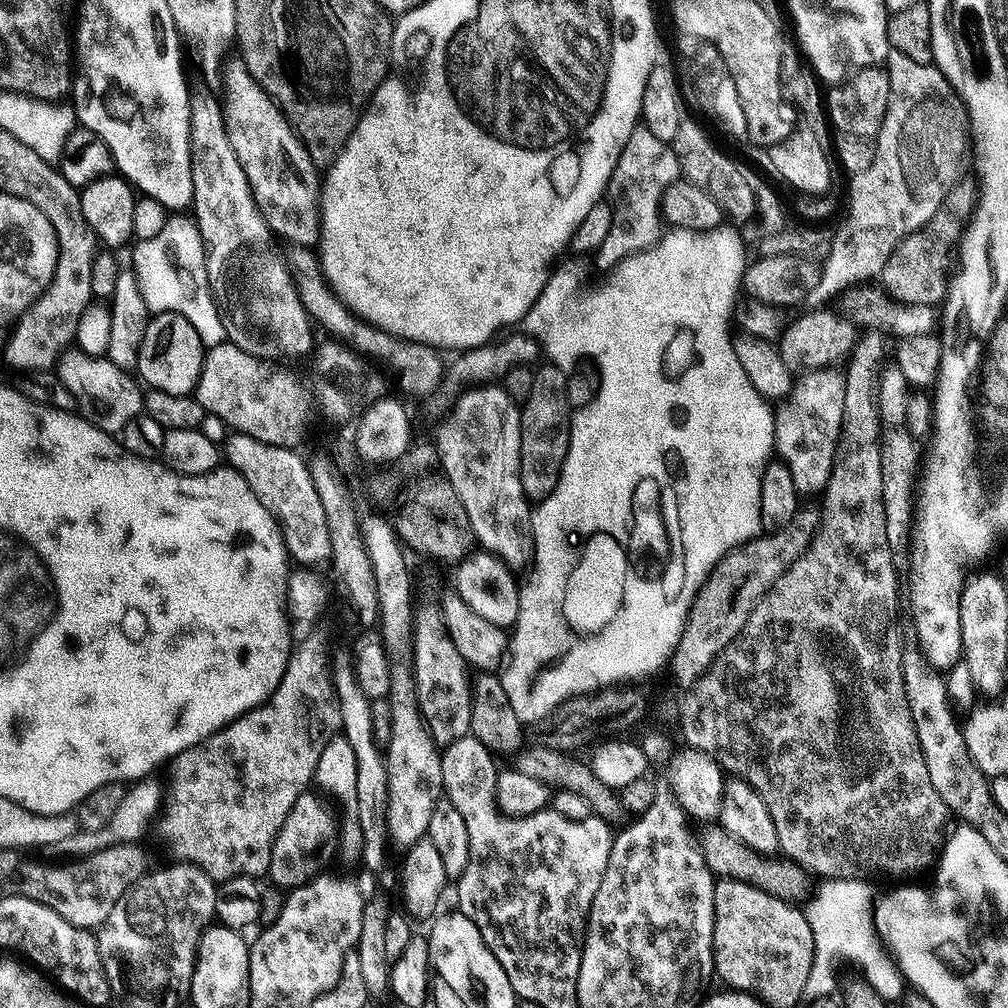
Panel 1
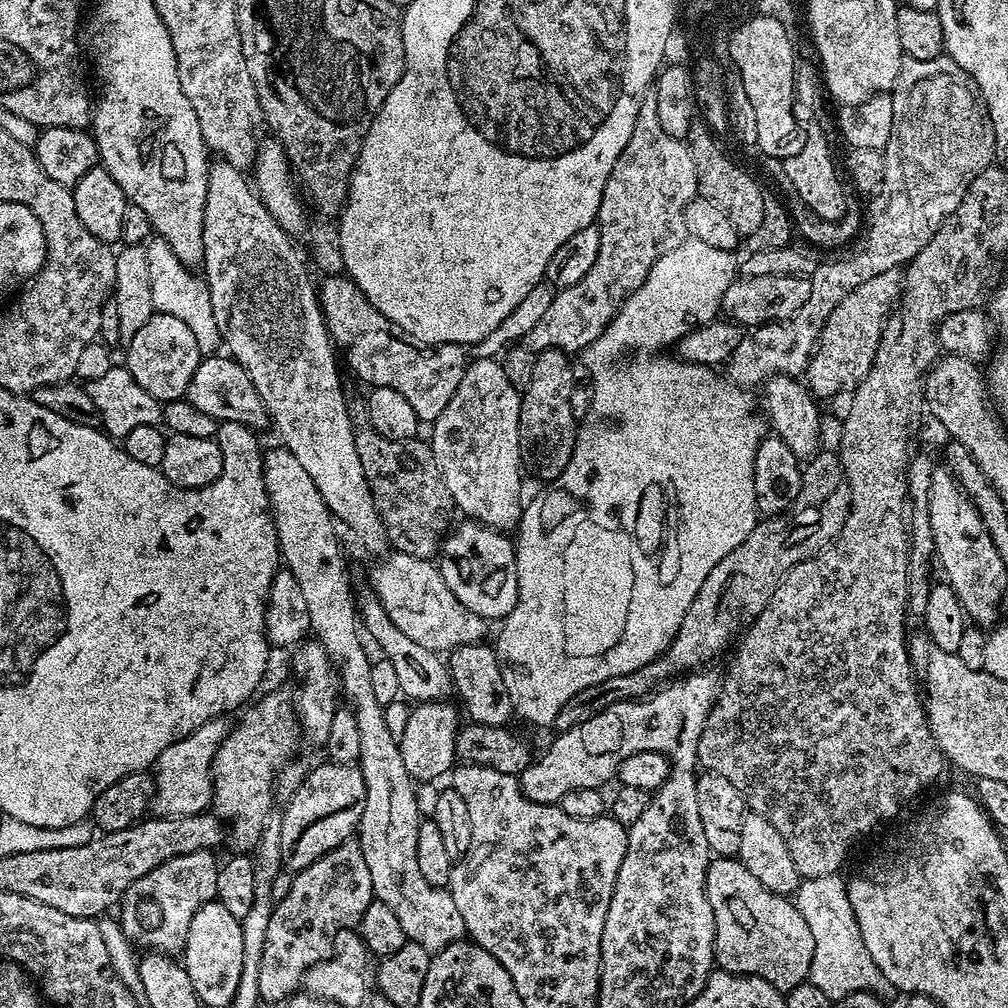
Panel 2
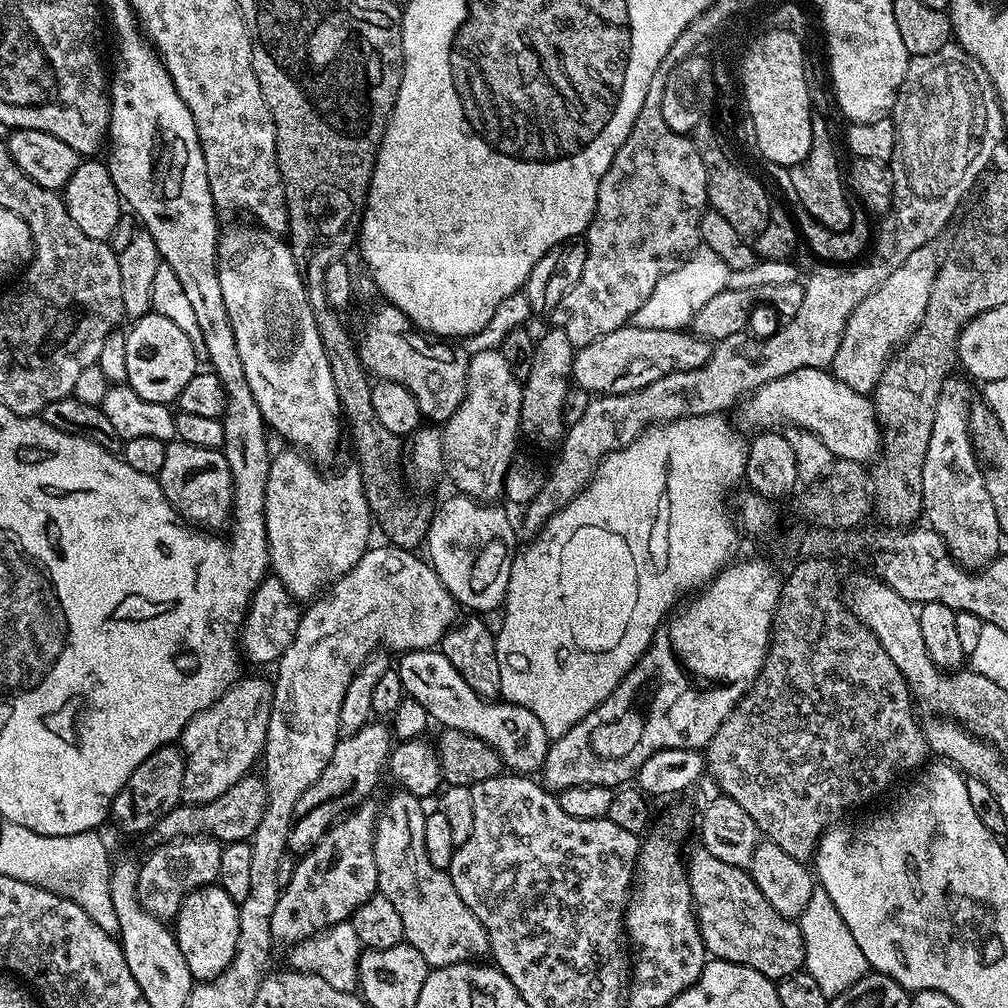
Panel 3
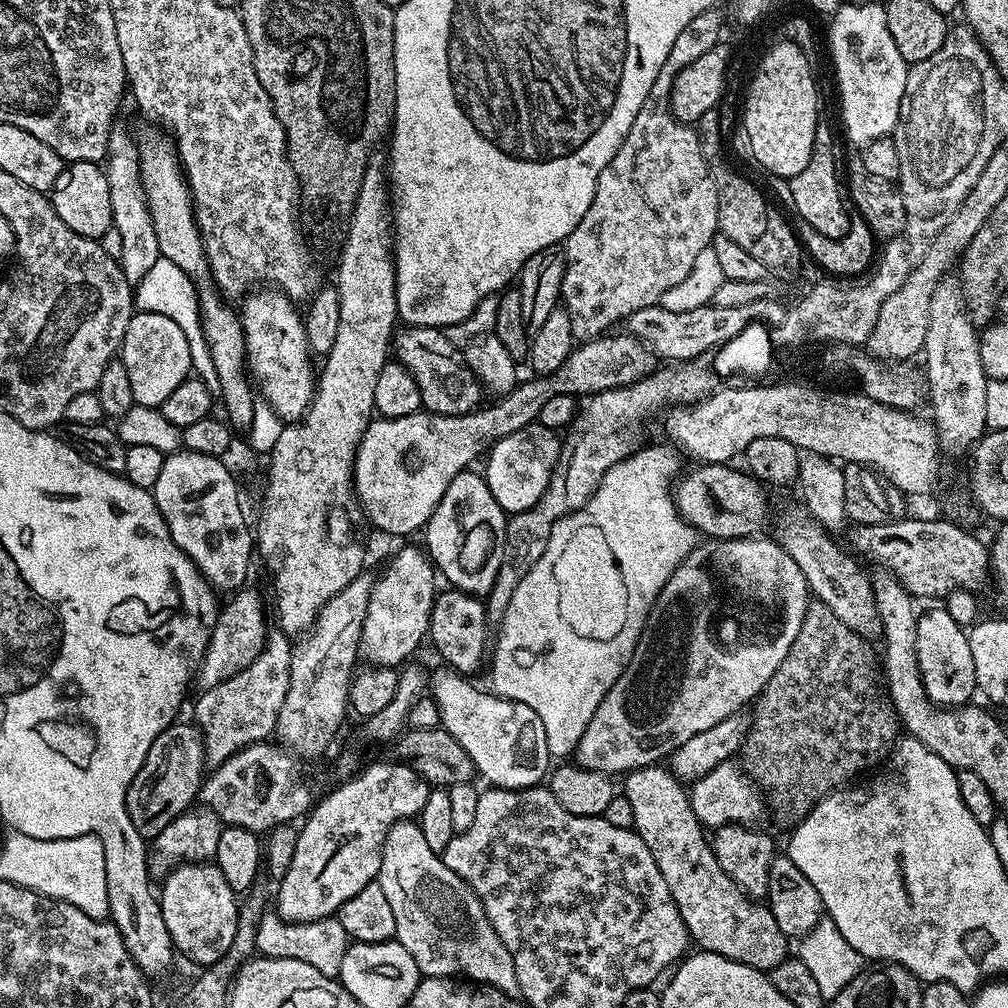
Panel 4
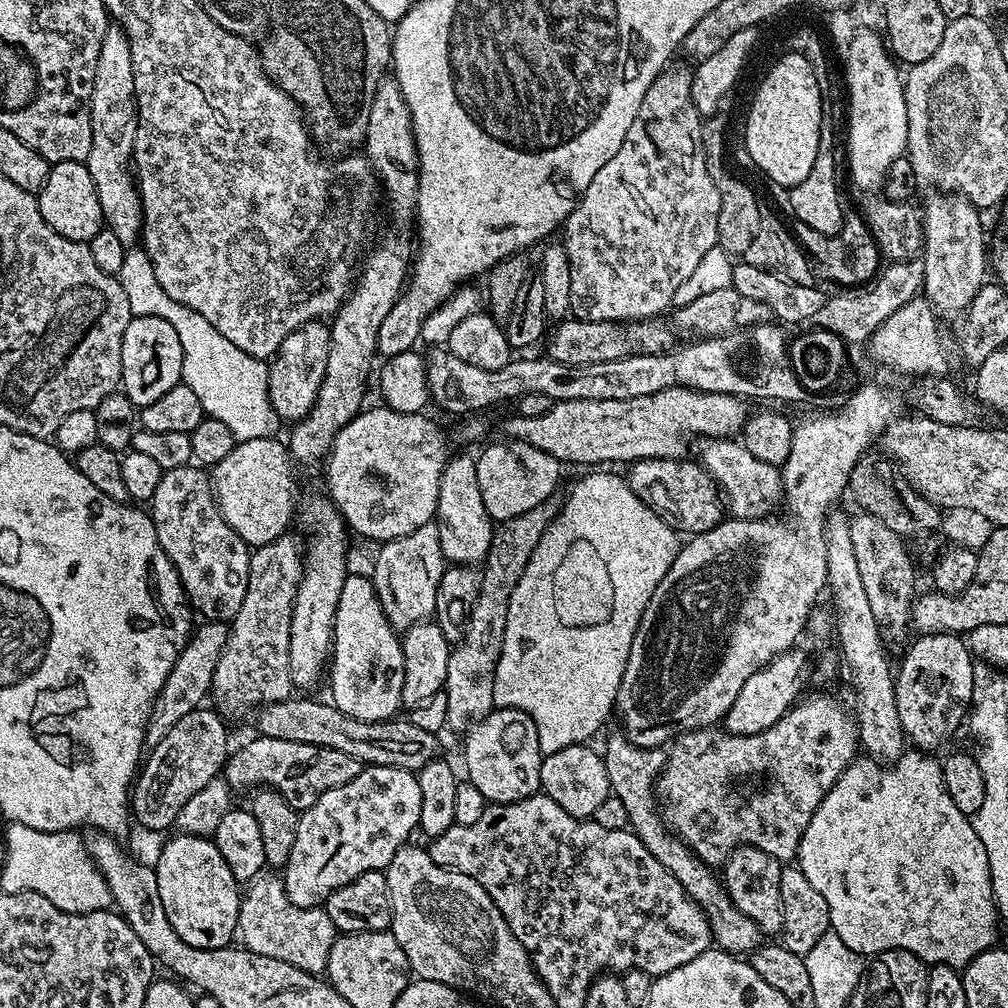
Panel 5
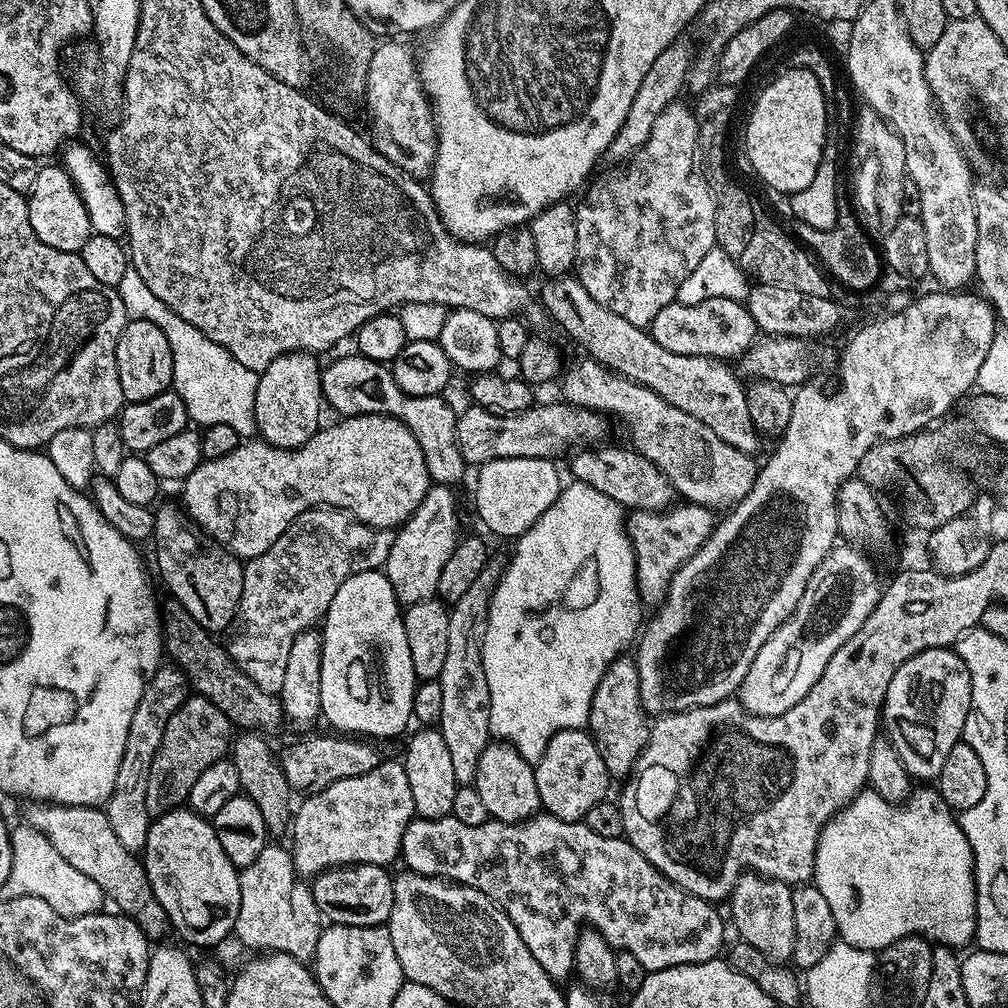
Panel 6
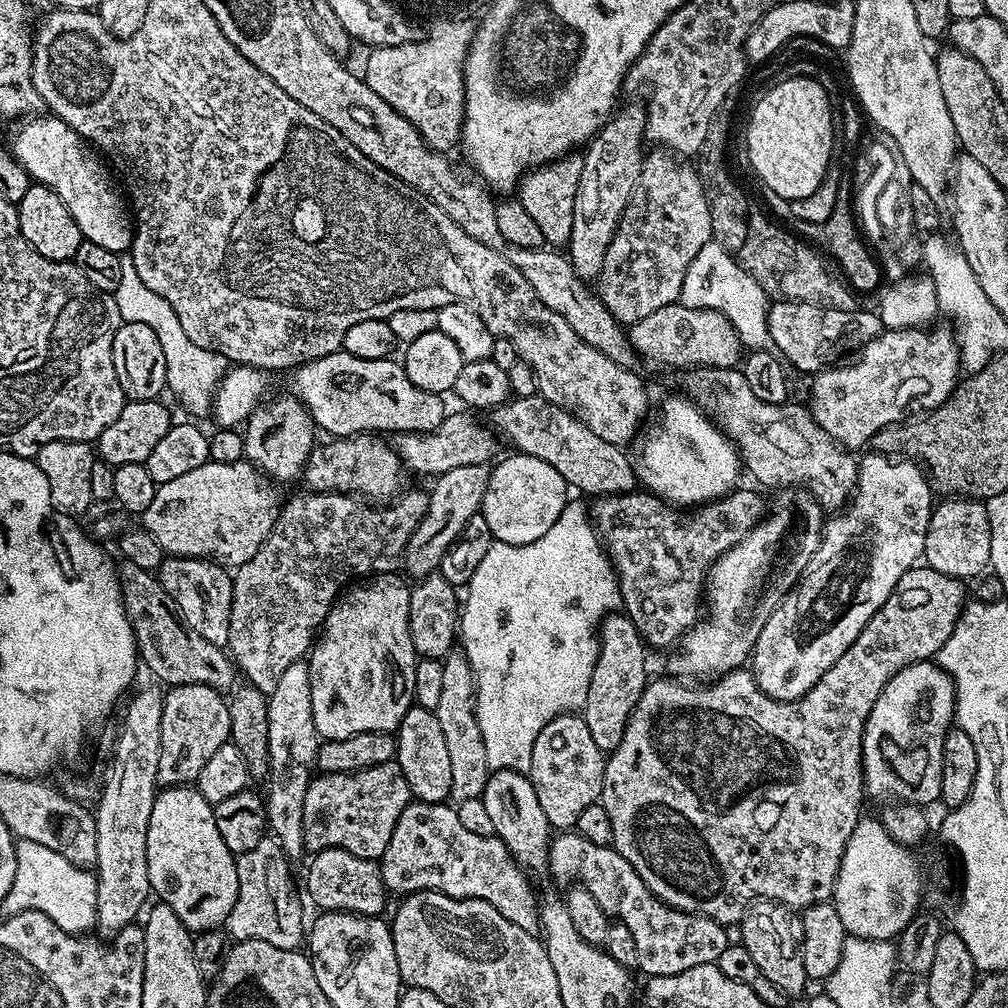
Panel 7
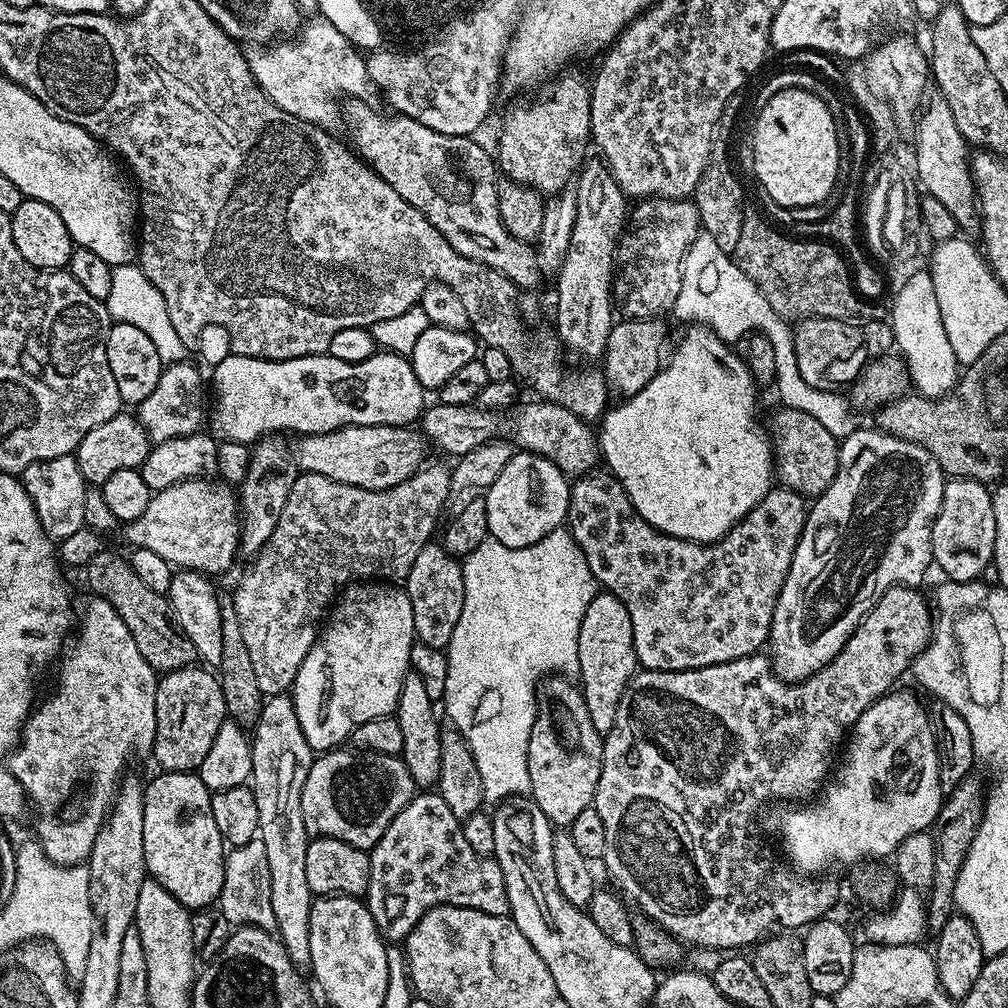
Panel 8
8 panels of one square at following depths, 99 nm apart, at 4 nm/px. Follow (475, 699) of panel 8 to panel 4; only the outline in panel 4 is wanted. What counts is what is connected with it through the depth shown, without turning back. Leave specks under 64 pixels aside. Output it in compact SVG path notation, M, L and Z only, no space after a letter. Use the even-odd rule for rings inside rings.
M641 447L632 455L627 456L625 460L618 462L610 470L604 472L598 490L594 490L594 494L586 502L586 506L582 506L577 512L572 512L566 518L562 518L554 526L554 530L550 530L550 542L546 542L546 550L542 550L542 558L538 558L538 562L534 562L534 566L530 566L530 574L526 574L526 578L522 578L522 582L518 582L518 590L514 590L514 598L510 598L510 606L506 606L504 618L499 621L500 637L497 640L495 637L494 651L490 656L490 664L492 660L491 691L507 700L522 702L526 706L530 706L530 710L534 710L534 714L538 714L538 718L542 718L542 726L546 726L549 757L564 756L560 758L568 758L575 753L582 734L586 734L586 726L590 726L590 718L594 718L594 710L598 710L602 698L606 698L610 686L614 686L614 682L618 682L622 670L630 662L638 638L644 629L644 623L648 621L652 603L658 598L662 586L666 586L672 571L696 549L698 533L691 524L681 518L673 493L670 491L670 484L668 488L668 480L675 481L681 475L680 459L682 456L675 447L667 447Z

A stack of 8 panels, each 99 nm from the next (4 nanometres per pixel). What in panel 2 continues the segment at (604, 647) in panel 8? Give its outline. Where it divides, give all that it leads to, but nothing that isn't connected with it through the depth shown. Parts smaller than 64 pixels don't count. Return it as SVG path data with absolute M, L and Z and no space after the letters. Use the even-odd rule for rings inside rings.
M716 858L709 863L706 894L706 906L714 910L714 960L723 971L757 976L785 994L809 979L814 934L789 897L766 890L739 858Z

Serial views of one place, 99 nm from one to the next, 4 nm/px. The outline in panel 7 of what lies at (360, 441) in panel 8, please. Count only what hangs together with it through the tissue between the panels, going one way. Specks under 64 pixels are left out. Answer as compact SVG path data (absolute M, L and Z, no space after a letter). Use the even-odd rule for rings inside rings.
M468 410L449 411L440 427L432 432L402 432L395 437L394 451L409 473L421 472L435 478L454 466L478 466L488 464L496 452L498 436L491 427L479 420L479 415Z

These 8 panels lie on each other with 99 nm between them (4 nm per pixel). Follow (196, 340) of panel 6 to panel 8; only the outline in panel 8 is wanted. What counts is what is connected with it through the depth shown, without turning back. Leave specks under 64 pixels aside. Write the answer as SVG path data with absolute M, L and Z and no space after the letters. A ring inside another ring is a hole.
M139 263L117 264L113 267L110 294L106 303L115 323L138 326L138 330L146 333L146 338L154 342L154 347L158 350L158 358L164 365L176 364L189 355L190 349L184 345L182 338L178 338L178 330L174 330L174 322L170 322L170 310L166 310L166 298L162 298L158 286L154 286L154 282L146 278Z

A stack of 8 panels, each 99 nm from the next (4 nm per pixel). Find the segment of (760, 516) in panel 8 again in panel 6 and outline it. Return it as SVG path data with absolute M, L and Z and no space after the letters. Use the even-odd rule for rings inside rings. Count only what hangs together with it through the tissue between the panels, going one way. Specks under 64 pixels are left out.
M687 502L673 503L662 512L632 510L627 513L626 527L636 559L636 588L640 592L641 605L648 606L648 604L652 604L651 606L658 606L664 601L676 571L707 542L717 523L718 516L713 509L707 508L704 504L690 504Z

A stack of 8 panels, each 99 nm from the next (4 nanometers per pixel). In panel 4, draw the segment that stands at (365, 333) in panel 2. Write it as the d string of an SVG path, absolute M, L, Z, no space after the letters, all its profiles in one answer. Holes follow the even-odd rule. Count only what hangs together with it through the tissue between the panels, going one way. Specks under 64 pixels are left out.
M405 327L394 336L394 356L418 382L422 405L438 415L466 415L481 403L482 385L464 360L461 349L439 328Z

